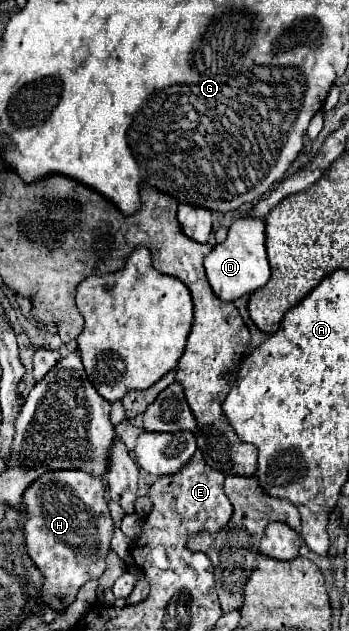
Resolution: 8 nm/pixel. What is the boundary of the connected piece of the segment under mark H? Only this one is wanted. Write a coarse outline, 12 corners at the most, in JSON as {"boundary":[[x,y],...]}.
{"boundary":[[80,469],[26,489],[26,549],[56,613],[98,579],[114,529]]}

